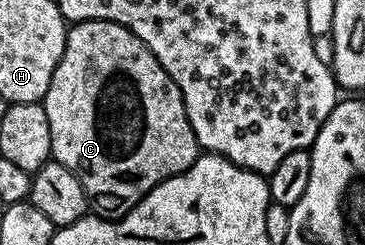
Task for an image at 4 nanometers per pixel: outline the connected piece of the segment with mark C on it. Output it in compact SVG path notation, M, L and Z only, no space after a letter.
M78 21L67 30L62 59L50 79L50 87L46 91L42 104L46 111L46 119L50 119L52 157L58 163L70 167L70 171L74 171L74 175L78 175L88 196L91 212L95 216L105 219L119 219L126 216L151 189L158 187L158 183L186 171L196 162L198 146L194 131L190 127L190 119L186 115L182 91L176 86L174 79L170 79L170 75L162 67L162 63L158 63L158 59L152 54L150 47L146 47L146 43L142 43L142 39L138 39L126 27L113 21Z

